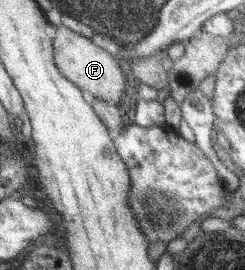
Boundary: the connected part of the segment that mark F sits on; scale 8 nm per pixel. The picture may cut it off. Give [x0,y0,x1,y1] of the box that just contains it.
[54,24,125,106]

